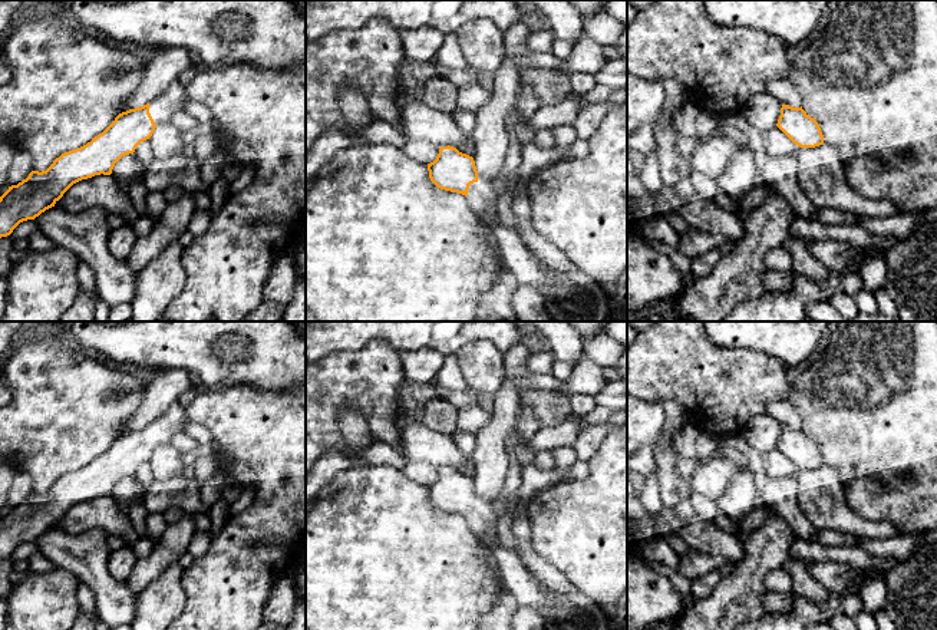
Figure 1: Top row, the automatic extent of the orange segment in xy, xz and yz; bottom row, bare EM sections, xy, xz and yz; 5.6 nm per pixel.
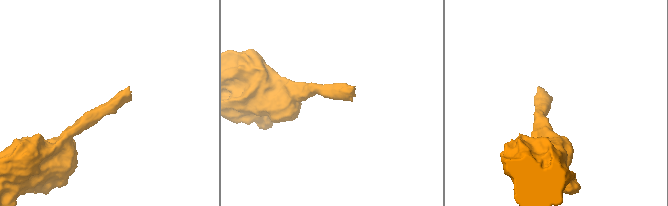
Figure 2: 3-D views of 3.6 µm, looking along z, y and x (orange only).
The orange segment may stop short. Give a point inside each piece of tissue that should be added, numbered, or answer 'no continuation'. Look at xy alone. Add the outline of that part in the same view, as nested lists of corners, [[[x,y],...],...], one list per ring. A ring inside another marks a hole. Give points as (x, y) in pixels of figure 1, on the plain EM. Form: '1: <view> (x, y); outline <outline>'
1: xy (170, 424); outline [[[194,390],[189,395],[185,395],[164,415],[149,423],[149,435],[156,448],[168,443],[175,435],[184,432],[184,426],[188,420],[185,415],[185,408],[192,396]]]

